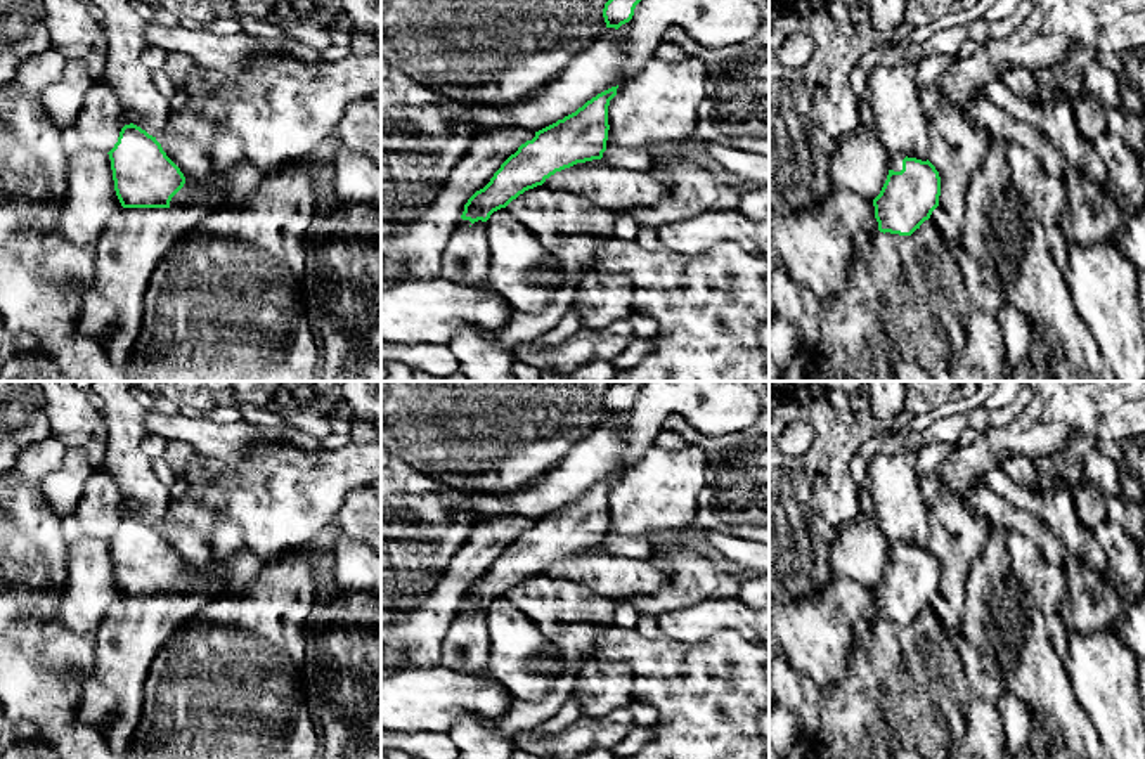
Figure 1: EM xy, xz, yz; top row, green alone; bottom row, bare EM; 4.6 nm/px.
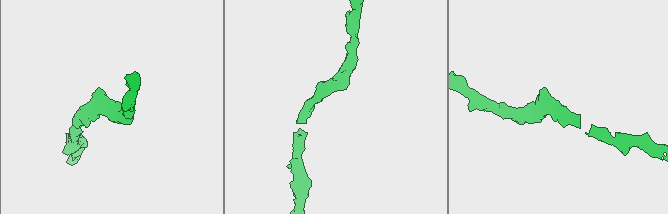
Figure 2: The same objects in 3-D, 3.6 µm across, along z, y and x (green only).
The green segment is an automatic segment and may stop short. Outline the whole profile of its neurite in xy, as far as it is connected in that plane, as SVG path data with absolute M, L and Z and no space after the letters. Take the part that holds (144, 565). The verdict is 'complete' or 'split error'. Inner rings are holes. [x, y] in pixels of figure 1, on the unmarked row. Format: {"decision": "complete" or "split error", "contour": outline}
{"decision": "complete", "contour": "M130 511L107 541L114 579L123 596L170 596L185 565L156 525Z"}

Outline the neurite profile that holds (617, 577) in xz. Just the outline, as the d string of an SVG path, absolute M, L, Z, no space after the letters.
M603 548L577 551L556 560L544 570L546 575L572 581L613 601L653 594L669 577L648 558L629 558L605 553Z

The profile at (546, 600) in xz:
M542 574L525 579L504 596L537 626L594 622L613 624L617 601L599 596L572 581Z

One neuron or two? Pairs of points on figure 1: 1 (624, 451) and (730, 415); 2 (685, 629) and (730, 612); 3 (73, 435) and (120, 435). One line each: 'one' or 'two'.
1: one
2: one
3: two

